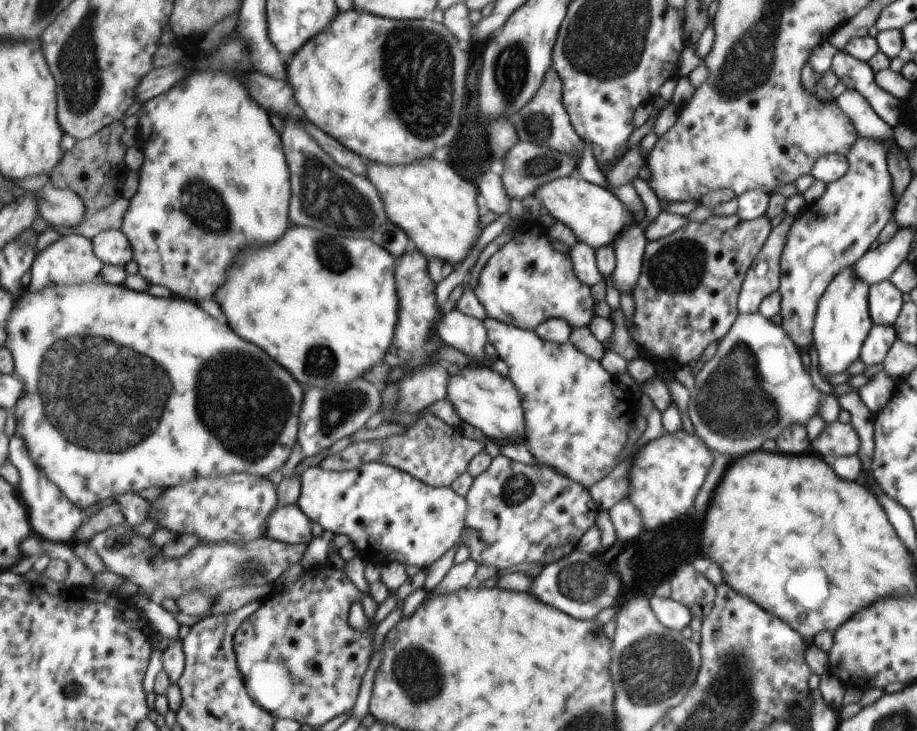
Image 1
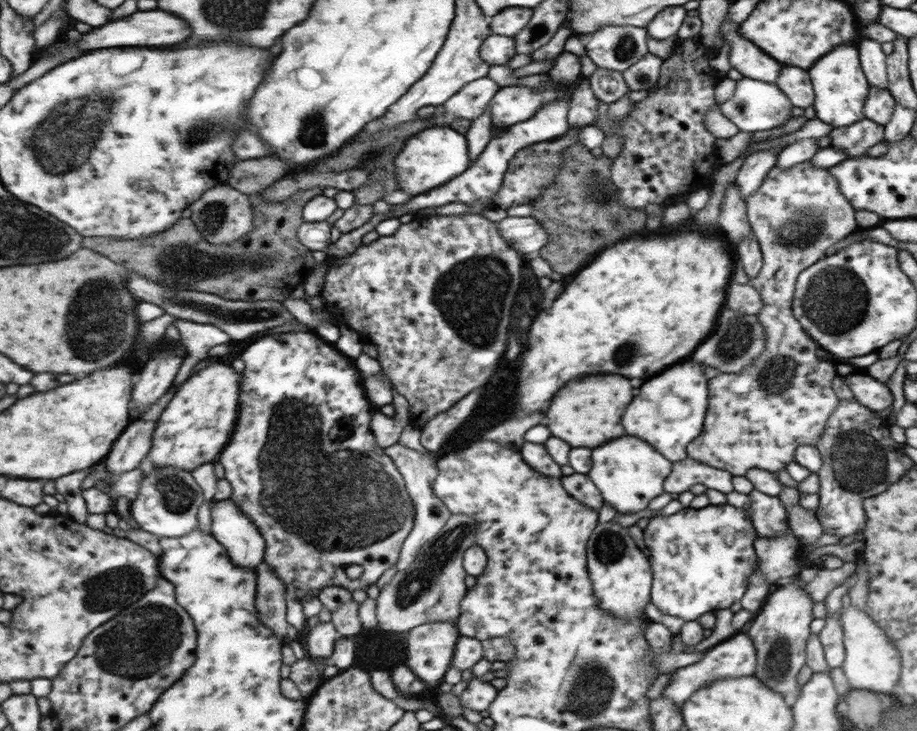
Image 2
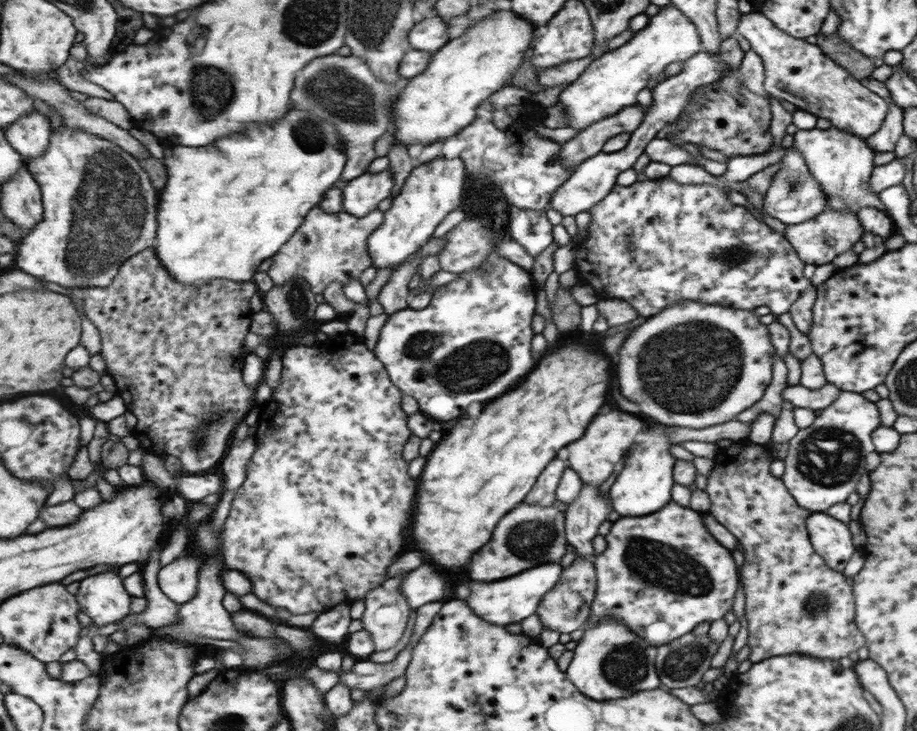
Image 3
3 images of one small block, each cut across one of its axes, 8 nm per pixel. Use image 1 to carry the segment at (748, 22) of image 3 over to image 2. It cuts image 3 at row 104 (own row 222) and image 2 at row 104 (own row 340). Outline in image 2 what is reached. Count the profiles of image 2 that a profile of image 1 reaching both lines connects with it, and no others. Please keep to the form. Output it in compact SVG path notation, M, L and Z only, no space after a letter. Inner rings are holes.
M782 65L775 83L789 97L790 104L803 109L813 106L816 103L816 91L809 72L803 68Z

